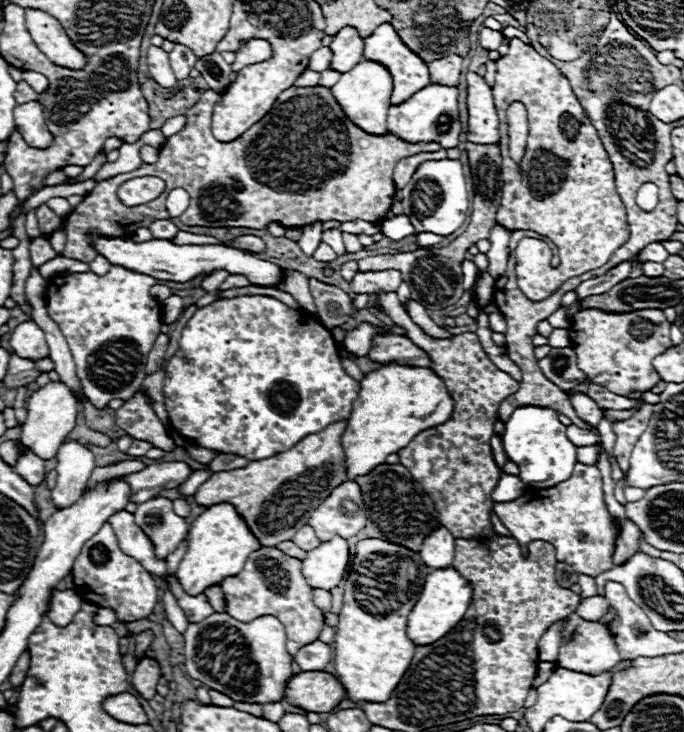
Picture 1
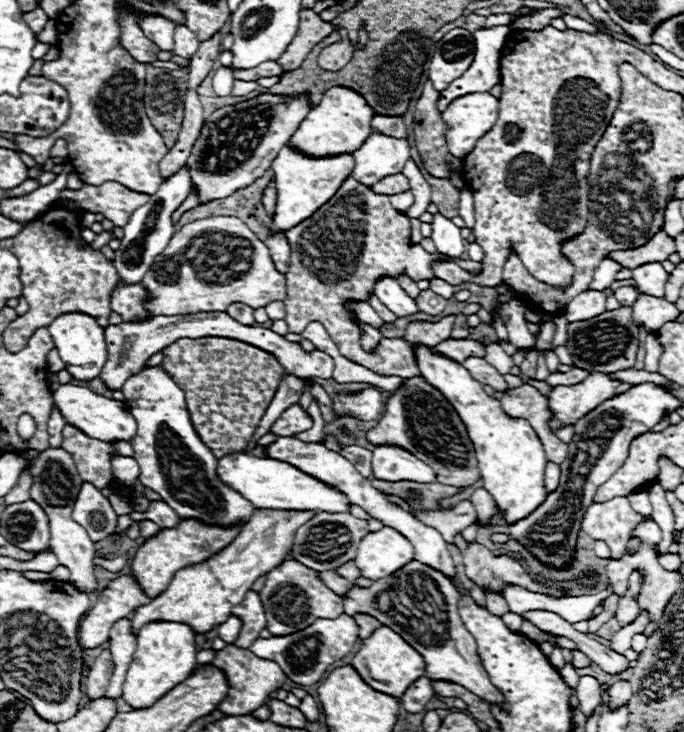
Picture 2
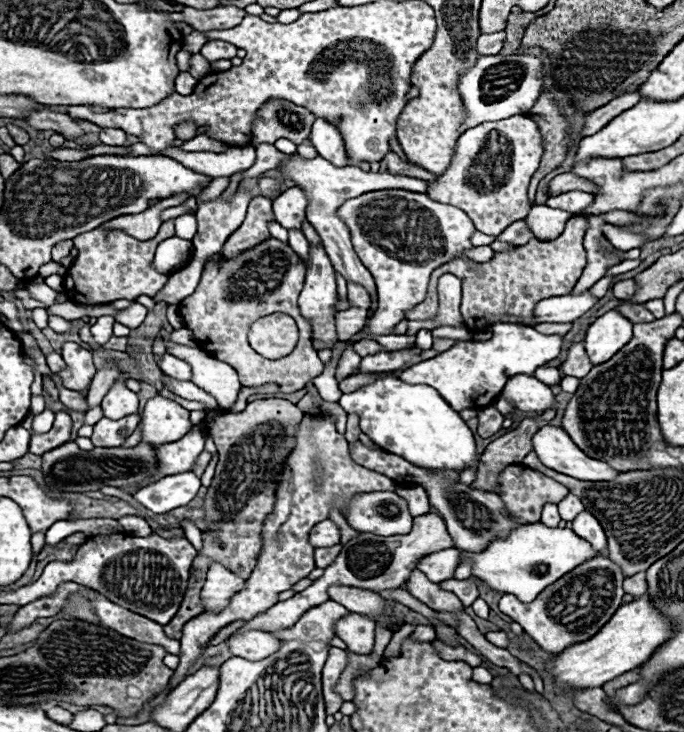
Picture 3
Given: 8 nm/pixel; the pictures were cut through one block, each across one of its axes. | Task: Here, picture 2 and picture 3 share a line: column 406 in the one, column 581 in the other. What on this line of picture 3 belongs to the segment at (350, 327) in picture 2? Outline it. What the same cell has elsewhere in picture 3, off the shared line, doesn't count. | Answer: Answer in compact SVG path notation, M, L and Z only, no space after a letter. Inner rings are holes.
M576 216L566 222L566 228L560 238L550 242L542 242L534 238L526 246L514 246L510 252L504 252L504 254L498 252L490 262L478 264L476 270L472 270L470 264L462 260L454 260L446 266L440 266L430 276L426 300L408 312L408 320L434 318L438 312L438 292L436 292L438 278L442 274L454 274L456 278L462 280L460 312L462 312L464 324L472 332L490 328L494 324L494 318L498 318L498 314L518 314L518 318L534 326L534 302L540 302L542 298L568 294L578 282L578 278L582 276L588 264L586 252L582 246L584 230L586 230L586 218ZM574 344L571 348L574 348L574 356L566 356L564 364L560 366L560 370L566 374L566 376L576 376L576 378L582 378L584 374L590 372L592 364L584 352L584 344Z

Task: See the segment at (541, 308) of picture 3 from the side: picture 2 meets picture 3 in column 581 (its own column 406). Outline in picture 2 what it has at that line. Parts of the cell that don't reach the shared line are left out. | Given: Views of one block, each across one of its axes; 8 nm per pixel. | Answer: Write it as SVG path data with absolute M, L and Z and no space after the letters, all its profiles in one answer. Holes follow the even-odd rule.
M394 278L378 280L374 292L380 298L380 302L388 306L388 310L392 310L396 316L410 316L418 312L416 302L400 288L400 284Z

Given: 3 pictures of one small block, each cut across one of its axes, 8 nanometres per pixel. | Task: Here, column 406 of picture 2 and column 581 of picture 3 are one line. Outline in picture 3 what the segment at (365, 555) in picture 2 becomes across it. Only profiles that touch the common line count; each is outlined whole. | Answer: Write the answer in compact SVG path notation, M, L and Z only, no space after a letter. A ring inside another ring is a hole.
M542 522L524 524L506 538L494 538L482 552L462 552L460 562L472 560L472 578L500 594L514 594L520 602L532 602L546 586L574 570L582 562L598 556L588 542L578 538L570 528L548 528Z

